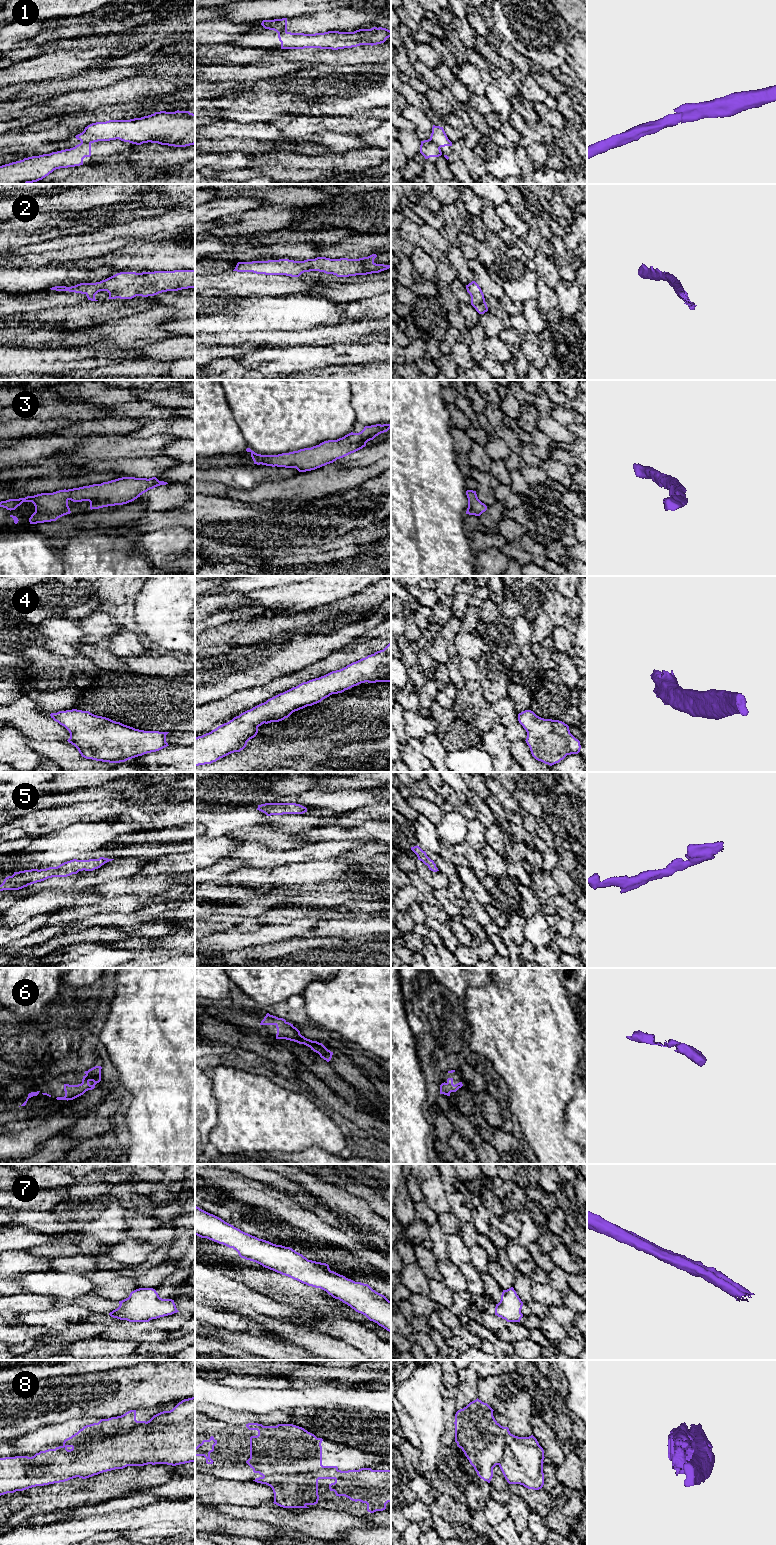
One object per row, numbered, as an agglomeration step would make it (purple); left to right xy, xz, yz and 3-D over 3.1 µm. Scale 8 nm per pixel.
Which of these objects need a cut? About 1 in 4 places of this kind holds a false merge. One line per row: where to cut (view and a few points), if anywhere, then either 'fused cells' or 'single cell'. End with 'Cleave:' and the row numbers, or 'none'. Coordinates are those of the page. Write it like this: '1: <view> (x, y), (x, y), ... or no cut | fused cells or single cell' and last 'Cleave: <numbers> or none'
1: yz (429, 139), (439, 148) | fused cells
2: no cut | single cell
3: no cut | single cell
4: no cut | single cell
5: no cut | single cell
6: no cut | single cell
7: no cut | single cell
8: xy (145, 1421), (125, 1432), (94, 1431), (70, 1450), (59, 1447) | fused cells
Cleave: 1, 8

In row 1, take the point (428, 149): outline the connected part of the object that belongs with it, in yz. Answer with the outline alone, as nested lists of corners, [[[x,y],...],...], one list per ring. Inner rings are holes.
[[[430,139],[421,141],[420,153],[425,157],[425,159],[442,155],[441,149]]]

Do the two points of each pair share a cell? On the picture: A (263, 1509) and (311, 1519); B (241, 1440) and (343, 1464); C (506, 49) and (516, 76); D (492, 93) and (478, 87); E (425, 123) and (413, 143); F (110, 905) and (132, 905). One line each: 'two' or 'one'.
A: one
B: one
C: two
D: two
E: two
F: one

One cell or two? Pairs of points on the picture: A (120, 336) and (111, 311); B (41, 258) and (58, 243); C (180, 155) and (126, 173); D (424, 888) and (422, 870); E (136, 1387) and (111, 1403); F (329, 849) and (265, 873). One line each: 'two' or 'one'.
A: two
B: two
C: two
D: two
E: one
F: two

